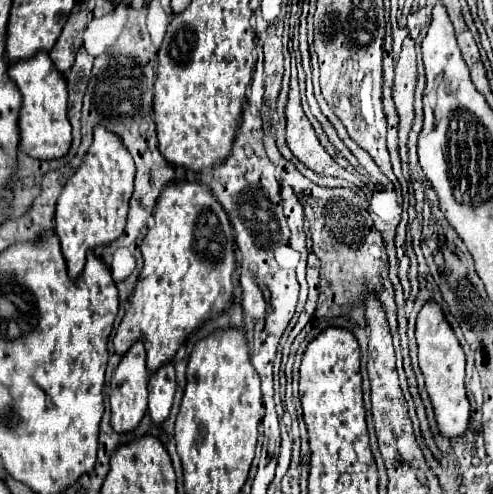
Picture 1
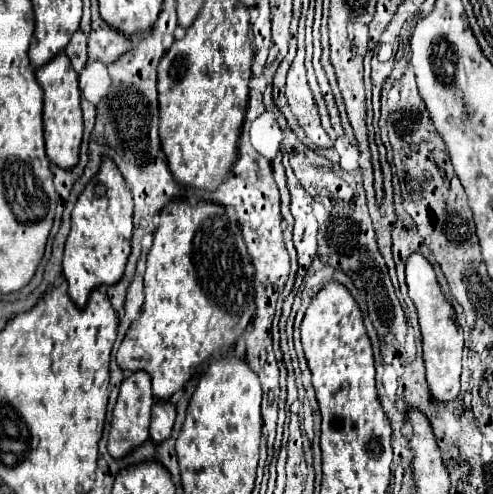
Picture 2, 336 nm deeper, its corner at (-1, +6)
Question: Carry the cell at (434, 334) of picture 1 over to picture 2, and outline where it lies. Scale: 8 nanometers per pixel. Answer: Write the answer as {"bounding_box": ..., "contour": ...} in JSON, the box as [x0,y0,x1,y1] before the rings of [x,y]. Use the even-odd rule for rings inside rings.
{"bounding_box":[405,254,463,402],"contour":[[[413,254],[407,258],[405,266],[407,274],[407,286],[409,286],[409,298],[413,300],[419,316],[419,326],[423,334],[423,358],[425,358],[425,368],[427,368],[427,382],[431,388],[431,394],[441,400],[449,402],[455,400],[459,394],[459,376],[461,376],[461,356],[463,356],[463,332],[459,324],[455,322],[455,310],[453,306],[445,300],[433,266],[419,254]]]}

